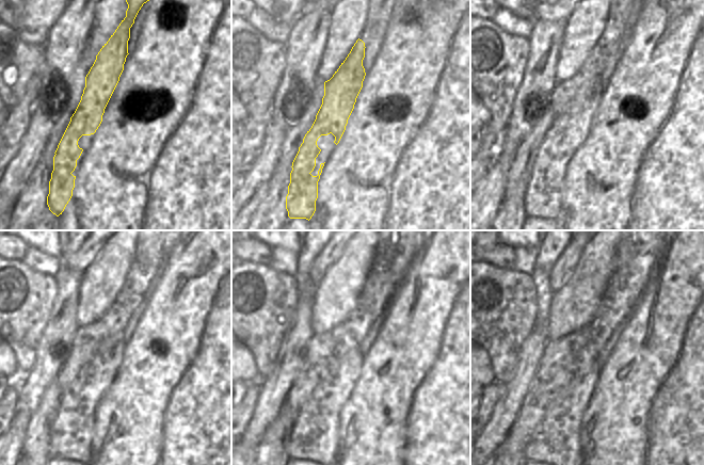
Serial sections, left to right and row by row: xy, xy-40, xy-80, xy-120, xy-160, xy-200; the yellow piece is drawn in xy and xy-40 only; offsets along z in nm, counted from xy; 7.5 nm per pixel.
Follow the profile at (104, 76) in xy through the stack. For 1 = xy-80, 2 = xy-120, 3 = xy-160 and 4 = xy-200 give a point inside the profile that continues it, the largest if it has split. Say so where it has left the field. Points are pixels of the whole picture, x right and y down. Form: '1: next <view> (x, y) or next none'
1: next xy-80 (543, 195)
2: next xy-120 (70, 436)
3: next xy-160 (314, 436)
4: next xy-200 (557, 439)

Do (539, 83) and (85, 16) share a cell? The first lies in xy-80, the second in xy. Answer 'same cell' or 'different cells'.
same cell

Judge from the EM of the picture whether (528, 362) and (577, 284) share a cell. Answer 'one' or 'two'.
two

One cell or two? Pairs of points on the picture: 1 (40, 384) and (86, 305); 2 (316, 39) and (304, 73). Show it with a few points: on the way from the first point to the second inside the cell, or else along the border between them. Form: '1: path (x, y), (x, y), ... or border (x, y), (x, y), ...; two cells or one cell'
1: border (79, 297), (77, 305), (78, 324); two cells
2: path (307, 48), (304, 51), (304, 64); one cell

